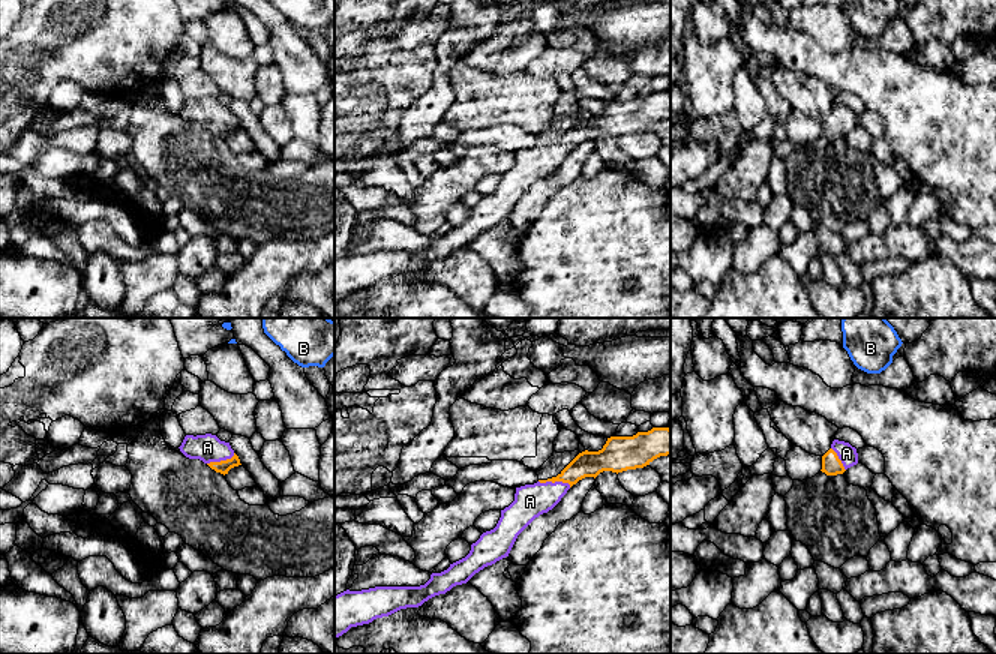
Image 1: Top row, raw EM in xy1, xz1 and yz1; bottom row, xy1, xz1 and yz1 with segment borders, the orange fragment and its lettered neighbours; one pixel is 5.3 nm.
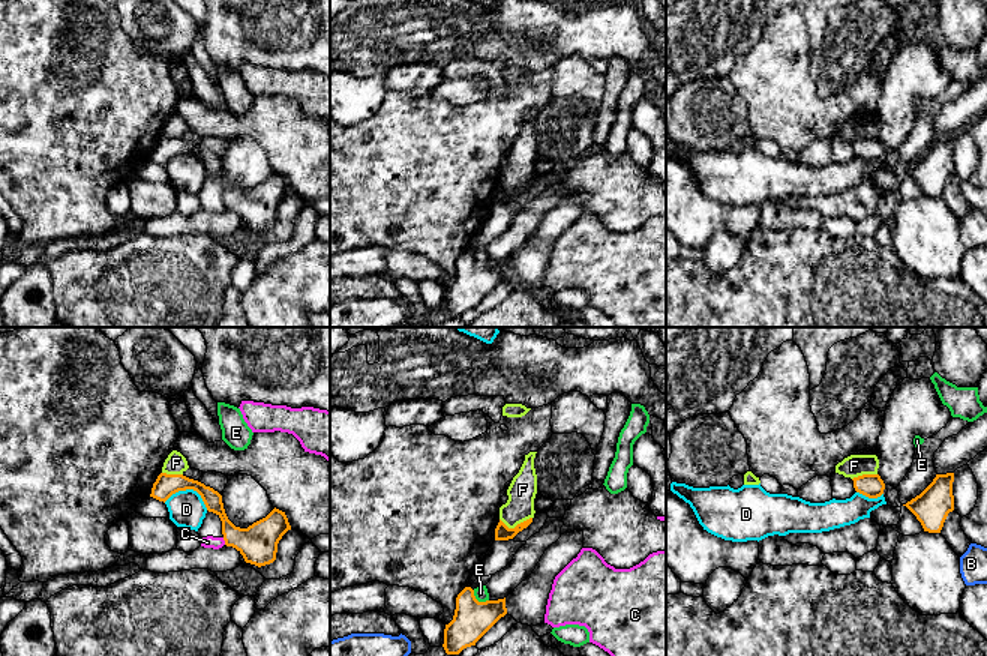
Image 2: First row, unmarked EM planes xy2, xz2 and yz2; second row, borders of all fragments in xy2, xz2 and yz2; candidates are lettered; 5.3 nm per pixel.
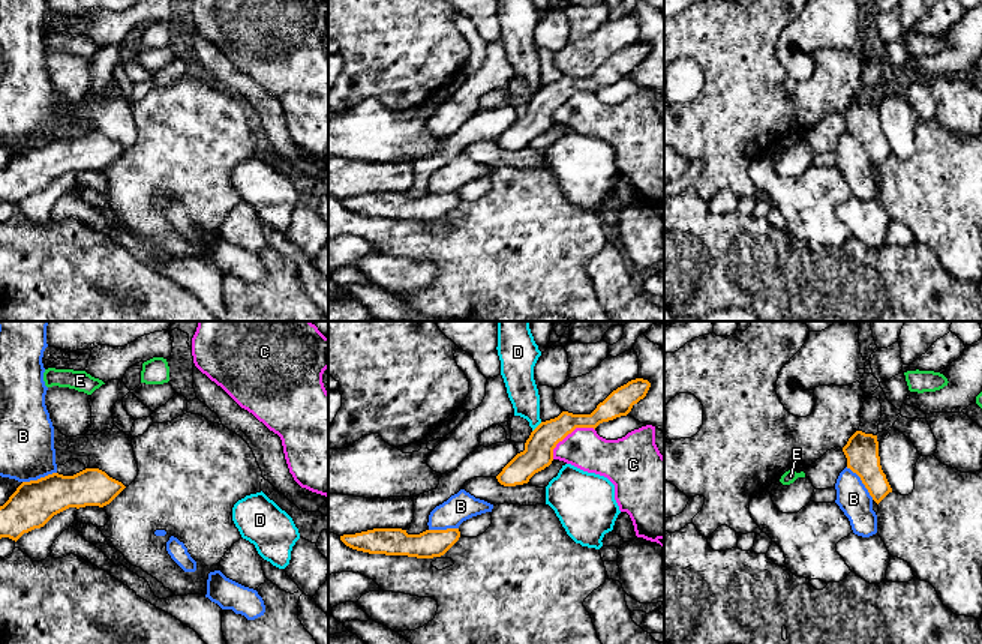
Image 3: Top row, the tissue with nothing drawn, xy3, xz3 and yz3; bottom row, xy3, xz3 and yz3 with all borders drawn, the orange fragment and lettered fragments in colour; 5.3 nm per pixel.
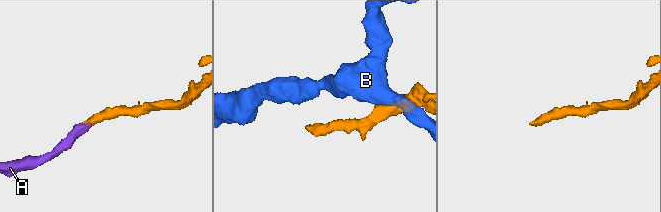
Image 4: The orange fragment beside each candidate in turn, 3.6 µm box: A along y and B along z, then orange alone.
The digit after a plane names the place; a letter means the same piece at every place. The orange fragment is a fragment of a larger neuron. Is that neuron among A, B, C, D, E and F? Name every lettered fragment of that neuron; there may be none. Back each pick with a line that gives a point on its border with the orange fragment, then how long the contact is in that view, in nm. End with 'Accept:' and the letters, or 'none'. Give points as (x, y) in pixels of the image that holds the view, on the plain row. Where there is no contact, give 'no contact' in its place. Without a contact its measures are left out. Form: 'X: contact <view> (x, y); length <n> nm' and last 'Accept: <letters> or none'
A: contact xz1 (555, 144); length 180 nm
Accept: A

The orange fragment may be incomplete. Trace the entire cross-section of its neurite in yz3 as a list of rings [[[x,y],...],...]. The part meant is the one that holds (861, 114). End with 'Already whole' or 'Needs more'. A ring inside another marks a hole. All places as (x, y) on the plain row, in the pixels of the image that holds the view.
[[[856,95],[843,111],[847,132],[856,137],[879,168],[892,152],[880,129],[877,99]]]. Already whole

